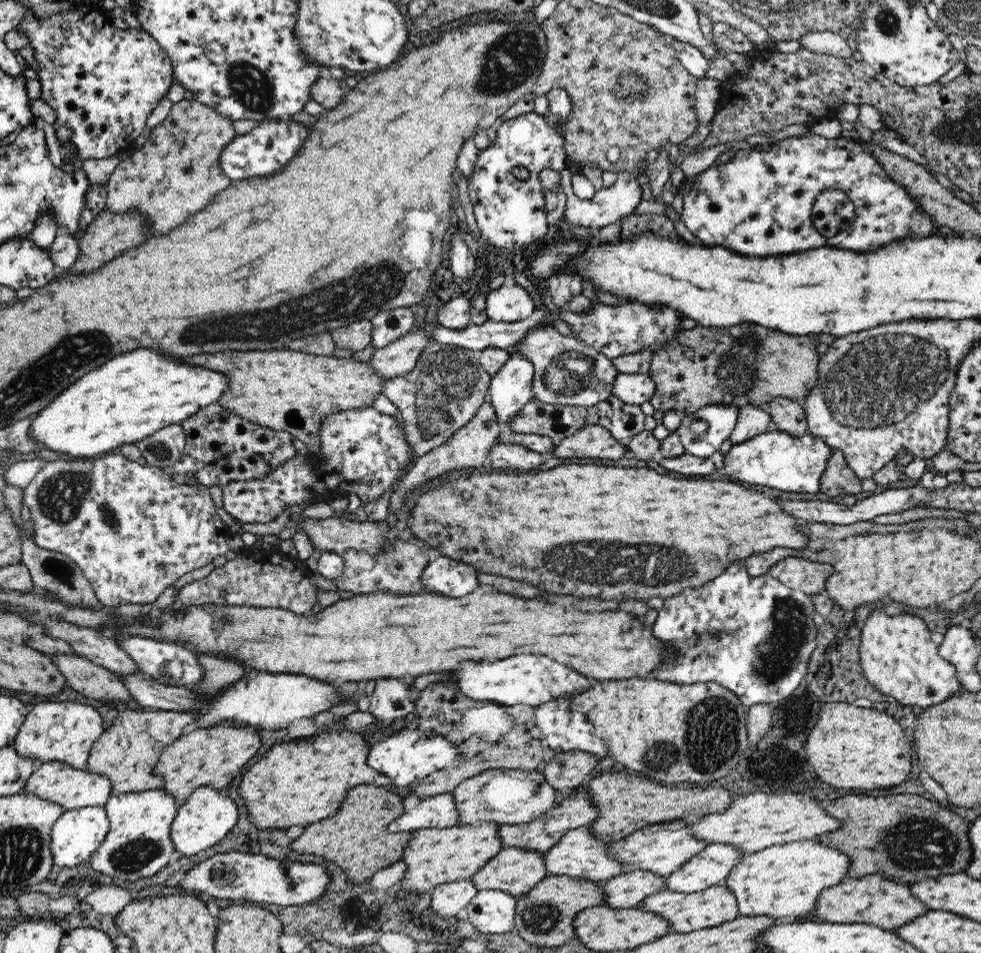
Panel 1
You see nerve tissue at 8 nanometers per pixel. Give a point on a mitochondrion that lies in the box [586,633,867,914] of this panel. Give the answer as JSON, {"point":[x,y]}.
{"point":[712,732]}

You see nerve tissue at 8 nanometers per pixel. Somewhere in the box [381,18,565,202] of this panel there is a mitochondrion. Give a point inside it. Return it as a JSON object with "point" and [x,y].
{"point":[510,61]}

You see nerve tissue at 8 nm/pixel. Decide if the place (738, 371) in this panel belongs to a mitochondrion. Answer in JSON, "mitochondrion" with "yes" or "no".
{"mitochondrion":"yes"}

